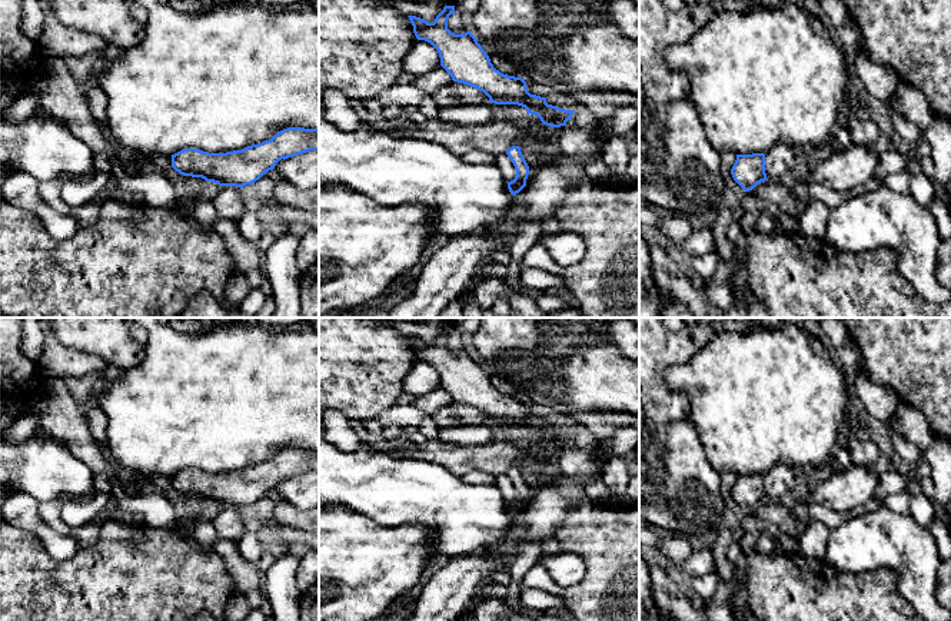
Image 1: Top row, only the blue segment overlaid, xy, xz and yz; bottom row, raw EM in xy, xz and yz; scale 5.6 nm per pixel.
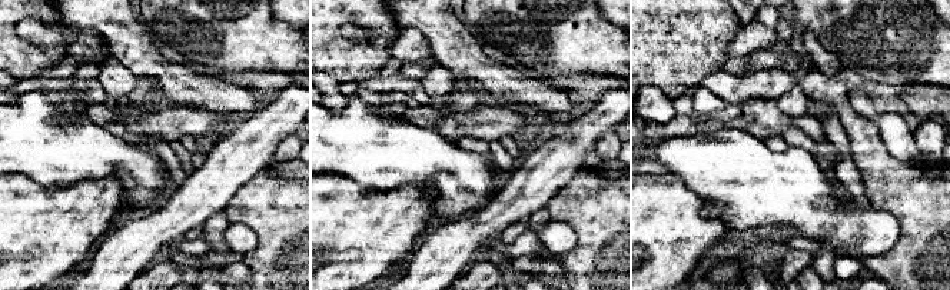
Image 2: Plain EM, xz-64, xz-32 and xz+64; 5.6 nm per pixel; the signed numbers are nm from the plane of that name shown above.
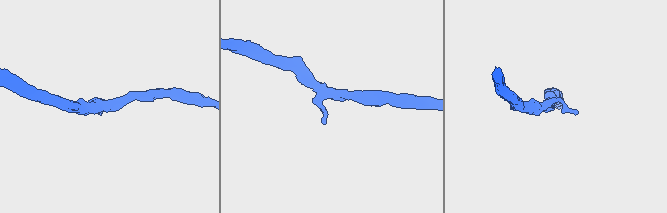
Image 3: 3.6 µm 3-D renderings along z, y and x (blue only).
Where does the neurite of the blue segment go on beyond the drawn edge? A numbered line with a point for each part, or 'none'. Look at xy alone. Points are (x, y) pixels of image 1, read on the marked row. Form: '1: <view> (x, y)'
none

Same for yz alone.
none

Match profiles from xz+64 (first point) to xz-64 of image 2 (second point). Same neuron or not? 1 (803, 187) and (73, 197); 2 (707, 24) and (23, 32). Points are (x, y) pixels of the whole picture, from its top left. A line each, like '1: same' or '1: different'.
1: different
2: different

